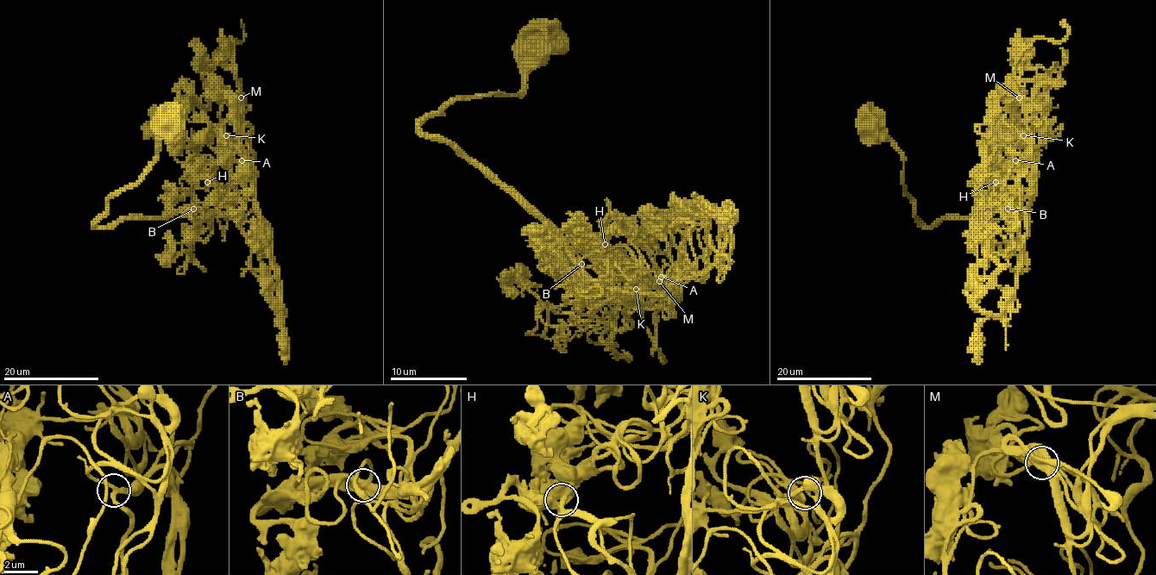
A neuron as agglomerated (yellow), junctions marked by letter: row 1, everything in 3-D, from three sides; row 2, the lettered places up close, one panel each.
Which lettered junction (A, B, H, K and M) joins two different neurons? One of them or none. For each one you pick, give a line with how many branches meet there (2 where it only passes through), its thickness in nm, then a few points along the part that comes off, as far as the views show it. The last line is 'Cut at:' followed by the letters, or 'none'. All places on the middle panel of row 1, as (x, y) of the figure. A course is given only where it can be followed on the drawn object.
Cut at: none

